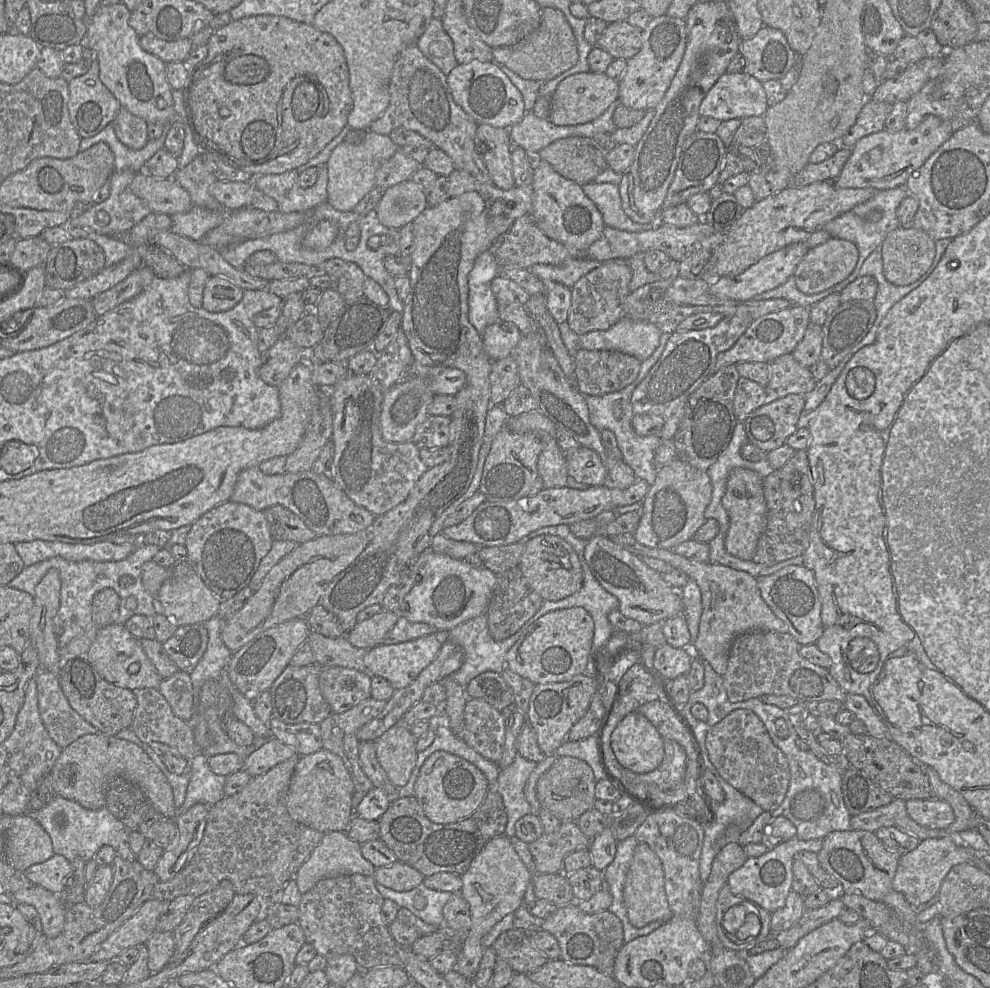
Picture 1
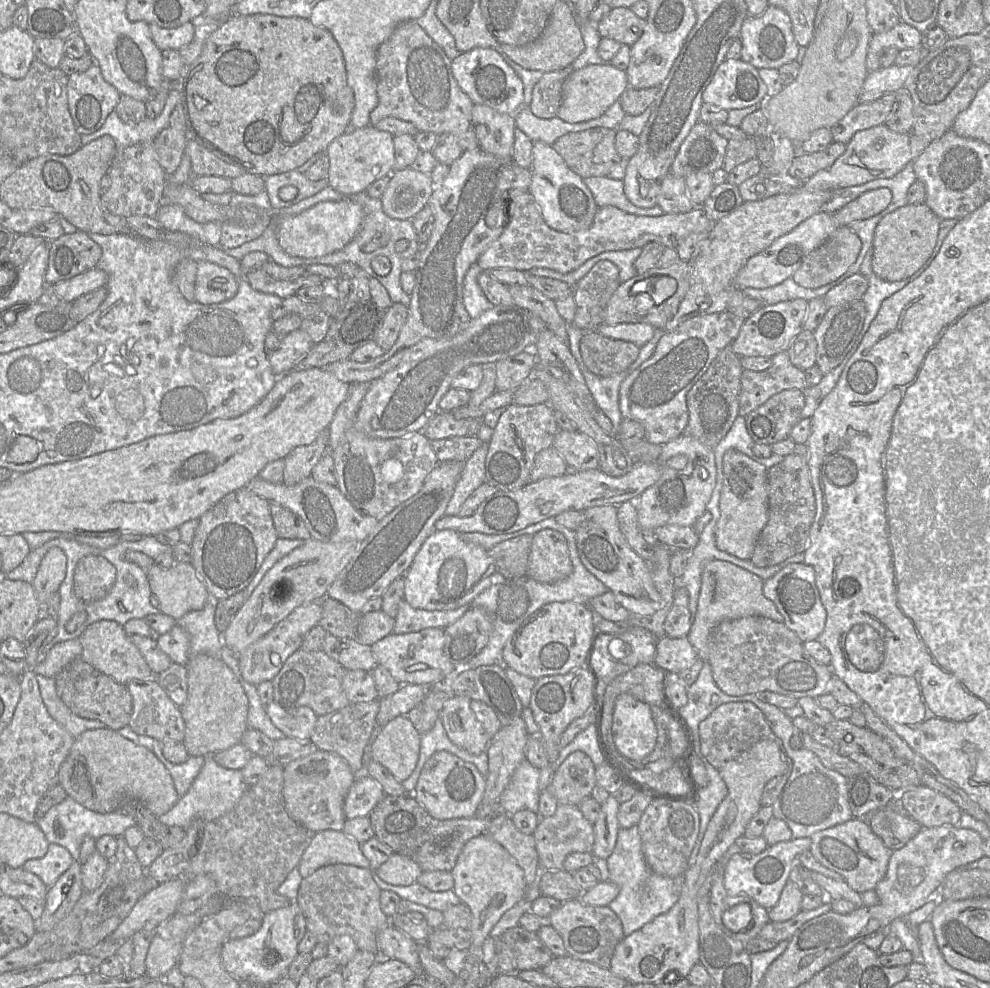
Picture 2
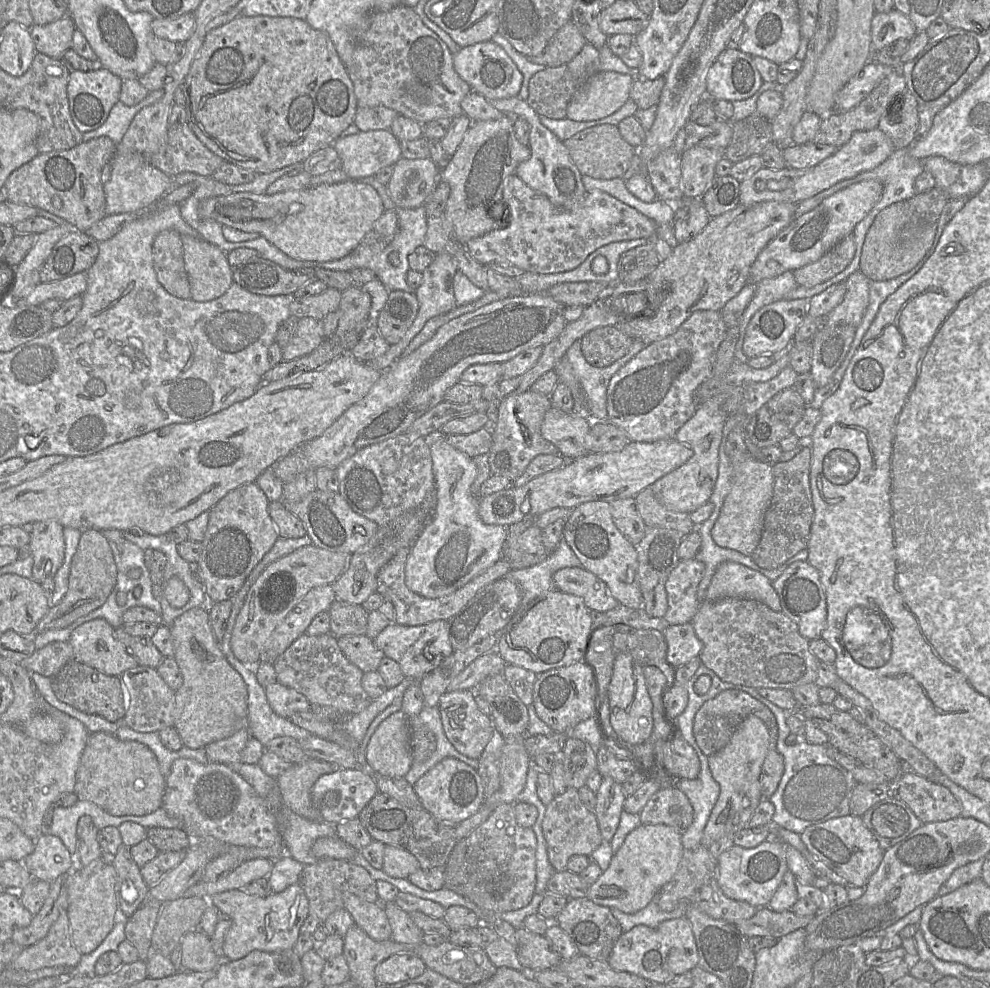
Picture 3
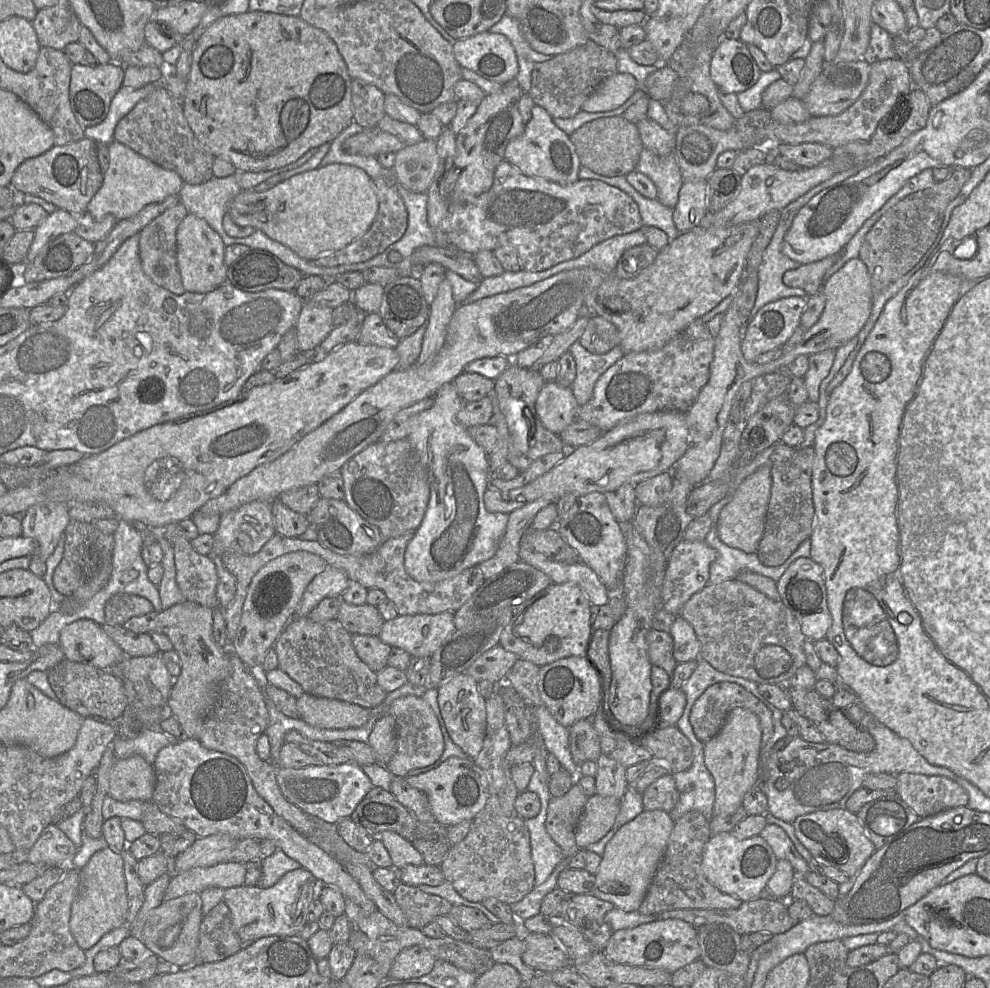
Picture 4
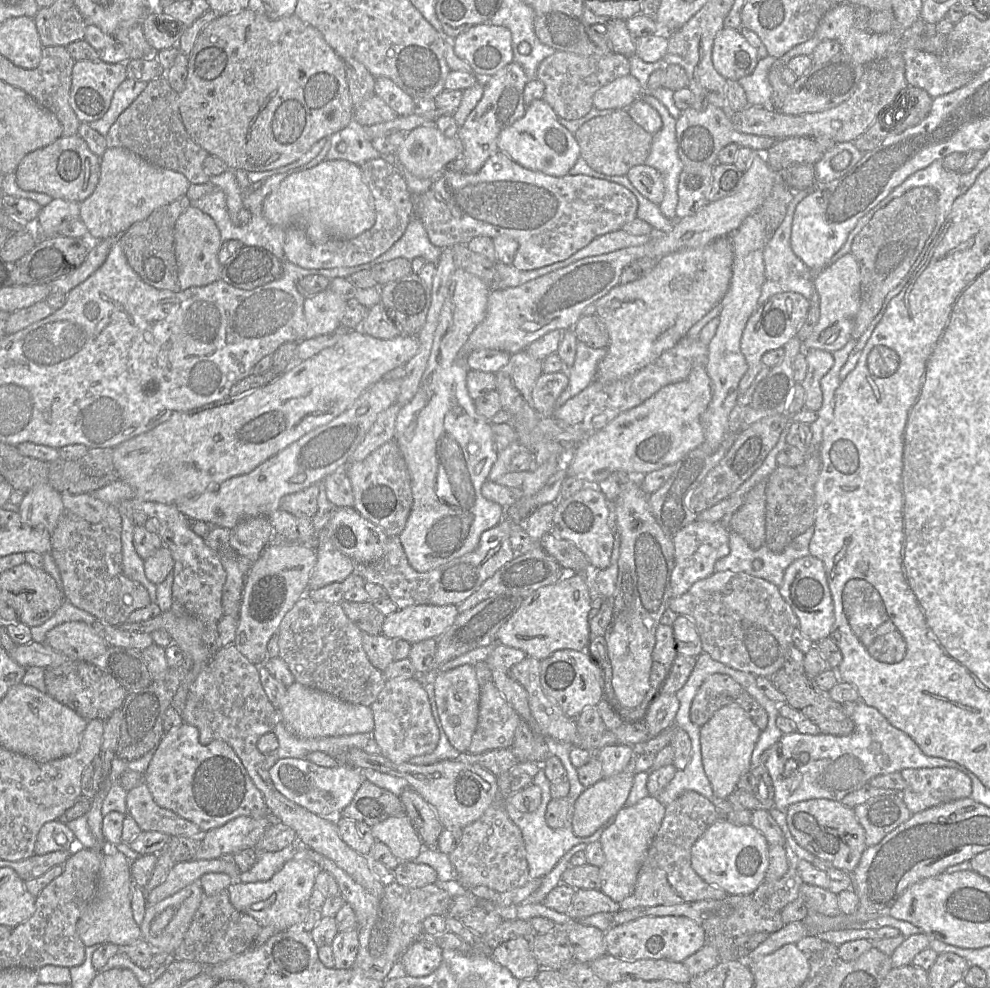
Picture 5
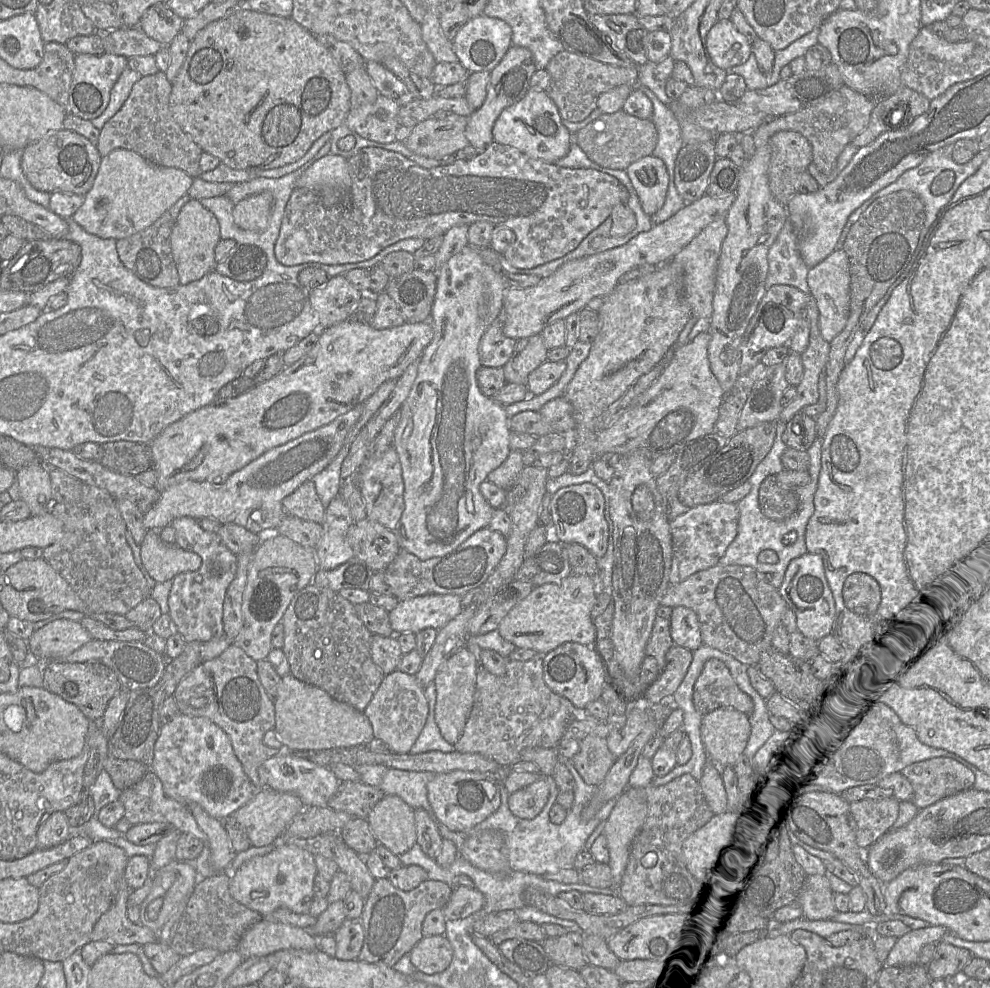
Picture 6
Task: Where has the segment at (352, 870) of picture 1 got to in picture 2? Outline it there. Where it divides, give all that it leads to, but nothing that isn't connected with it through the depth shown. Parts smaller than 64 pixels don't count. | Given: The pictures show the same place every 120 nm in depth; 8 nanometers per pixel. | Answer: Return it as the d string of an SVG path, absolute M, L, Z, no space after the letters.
M342 831L316 832L301 856L299 873L302 878L306 878L320 867L330 864L346 864L370 869L370 863L360 847L360 843Z

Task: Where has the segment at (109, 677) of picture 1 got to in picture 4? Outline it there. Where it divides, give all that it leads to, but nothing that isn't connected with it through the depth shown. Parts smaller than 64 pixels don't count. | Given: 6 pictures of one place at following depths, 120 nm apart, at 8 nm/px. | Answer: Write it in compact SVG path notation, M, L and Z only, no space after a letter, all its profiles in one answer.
M79 619L66 625L60 632L58 645L65 659L103 670L116 667L126 658L102 626L90 619Z

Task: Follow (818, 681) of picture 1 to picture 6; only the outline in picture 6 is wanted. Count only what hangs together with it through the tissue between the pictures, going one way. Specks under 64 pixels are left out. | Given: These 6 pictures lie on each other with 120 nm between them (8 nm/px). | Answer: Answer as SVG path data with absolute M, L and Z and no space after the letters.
M716 565L699 571L678 584L669 585L661 606L684 606L698 616L703 643L729 654L748 667L756 667L764 653L772 649L775 628L789 608L787 602L753 567Z

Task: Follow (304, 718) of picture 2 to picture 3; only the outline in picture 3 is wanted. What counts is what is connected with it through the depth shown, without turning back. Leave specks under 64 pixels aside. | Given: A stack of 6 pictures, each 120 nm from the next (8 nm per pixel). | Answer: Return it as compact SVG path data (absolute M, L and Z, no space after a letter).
M274 682L264 689L271 709L283 718L290 719L294 713L310 709L307 698L292 688Z

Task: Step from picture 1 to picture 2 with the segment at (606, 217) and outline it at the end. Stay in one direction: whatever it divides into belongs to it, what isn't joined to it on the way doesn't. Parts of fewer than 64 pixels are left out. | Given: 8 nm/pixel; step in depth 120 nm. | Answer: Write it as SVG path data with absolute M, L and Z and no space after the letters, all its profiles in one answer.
M607 176L588 177L583 179L589 188L598 207L614 206L624 212L633 215L658 217L664 211L658 206L641 208L633 205L624 192L623 180L612 179Z

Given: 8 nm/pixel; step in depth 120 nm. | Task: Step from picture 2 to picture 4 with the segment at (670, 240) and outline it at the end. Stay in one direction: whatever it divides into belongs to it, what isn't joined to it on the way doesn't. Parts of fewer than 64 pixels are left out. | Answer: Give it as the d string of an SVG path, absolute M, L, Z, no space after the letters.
M505 159L495 169L493 184L488 191L474 197L473 199L469 199L465 203L452 203L449 199L448 214L442 222L442 230L446 233L449 246L453 246L469 254L476 254L480 250L494 251L498 247L509 246L516 250L522 269L531 272L546 270L561 262L575 259L599 242L616 235L641 230L642 227L643 222L637 203L627 193L619 188L610 186L600 180L578 179L570 184L560 184L540 177L527 176Z

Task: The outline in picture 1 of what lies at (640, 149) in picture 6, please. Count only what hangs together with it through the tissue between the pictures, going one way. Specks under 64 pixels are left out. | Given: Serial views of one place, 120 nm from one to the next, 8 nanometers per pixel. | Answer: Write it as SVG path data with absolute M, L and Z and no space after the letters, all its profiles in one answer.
M571 136L550 143L533 159L548 162L560 175L583 186L607 167L607 152L592 137Z

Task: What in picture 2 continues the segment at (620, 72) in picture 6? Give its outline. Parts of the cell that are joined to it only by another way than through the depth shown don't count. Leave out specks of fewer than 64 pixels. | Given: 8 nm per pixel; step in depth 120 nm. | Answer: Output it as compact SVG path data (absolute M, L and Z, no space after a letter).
M569 65L563 69L543 74L533 87L532 101L529 105L535 116L545 119L557 116L563 83L573 71Z

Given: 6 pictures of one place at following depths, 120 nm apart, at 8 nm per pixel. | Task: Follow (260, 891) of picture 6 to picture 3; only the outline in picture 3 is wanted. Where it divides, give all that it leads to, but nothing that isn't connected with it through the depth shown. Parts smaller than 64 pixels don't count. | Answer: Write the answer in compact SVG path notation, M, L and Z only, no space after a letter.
M300 882L267 897L250 895L245 889L235 889L217 893L208 900L231 920L223 943L225 960L230 961L239 960L253 950L279 952L293 949L300 928L309 915L309 901Z

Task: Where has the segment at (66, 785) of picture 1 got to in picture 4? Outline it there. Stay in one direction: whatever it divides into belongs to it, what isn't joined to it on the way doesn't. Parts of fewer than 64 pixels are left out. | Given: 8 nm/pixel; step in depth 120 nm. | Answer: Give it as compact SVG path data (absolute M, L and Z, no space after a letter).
M142 756L115 759L109 776L108 795L121 802L152 800L156 777L154 768Z

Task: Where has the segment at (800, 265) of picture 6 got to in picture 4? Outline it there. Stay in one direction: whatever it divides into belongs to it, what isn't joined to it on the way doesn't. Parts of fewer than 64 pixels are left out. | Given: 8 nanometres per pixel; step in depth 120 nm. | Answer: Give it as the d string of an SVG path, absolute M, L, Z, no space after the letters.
M825 181L816 185L804 195L792 201L780 211L781 213L780 213L779 223L772 236L770 243L768 244L763 254L762 262L759 266L758 291L757 291L757 296L756 296L754 306L749 316L749 320L752 319L756 315L756 313L759 311L759 309L763 307L764 305L766 305L767 303L774 302L781 298L787 298L791 296L798 296L798 297L804 297L804 298L808 297L807 293L802 288L789 287L785 285L785 283L783 282L784 273L788 270L798 268L801 264L797 261L792 260L791 258L789 258L782 252L782 244L783 244L786 233L791 227L792 222L795 216L800 211L800 209L803 206L805 206L812 197L814 197L816 194L818 194L824 189L826 189Z

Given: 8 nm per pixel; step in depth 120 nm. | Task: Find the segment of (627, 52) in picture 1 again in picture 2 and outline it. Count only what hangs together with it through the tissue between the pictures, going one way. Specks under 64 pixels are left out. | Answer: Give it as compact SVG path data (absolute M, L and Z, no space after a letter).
M628 7L612 9L595 26L601 38L609 38L621 45L632 46L643 34L646 20L639 18Z

